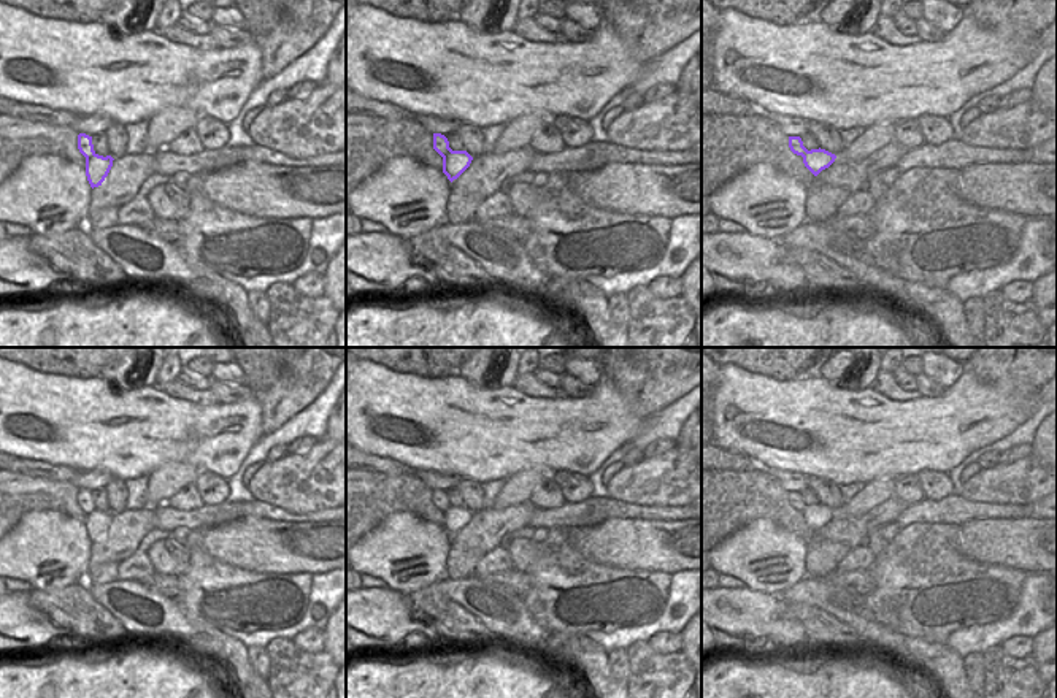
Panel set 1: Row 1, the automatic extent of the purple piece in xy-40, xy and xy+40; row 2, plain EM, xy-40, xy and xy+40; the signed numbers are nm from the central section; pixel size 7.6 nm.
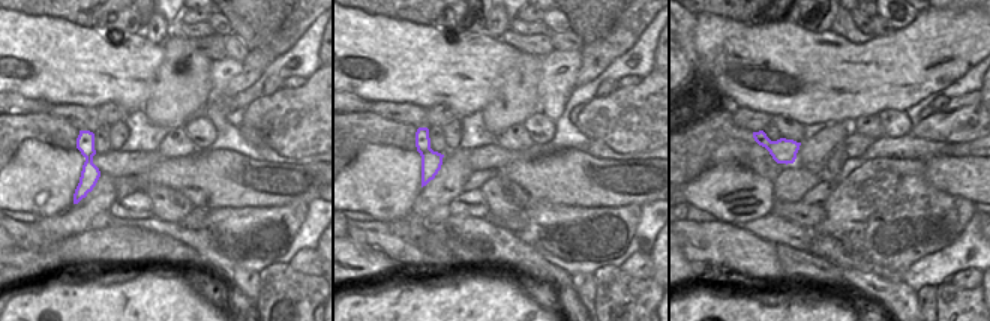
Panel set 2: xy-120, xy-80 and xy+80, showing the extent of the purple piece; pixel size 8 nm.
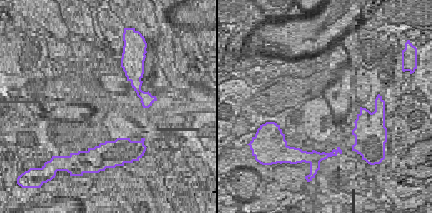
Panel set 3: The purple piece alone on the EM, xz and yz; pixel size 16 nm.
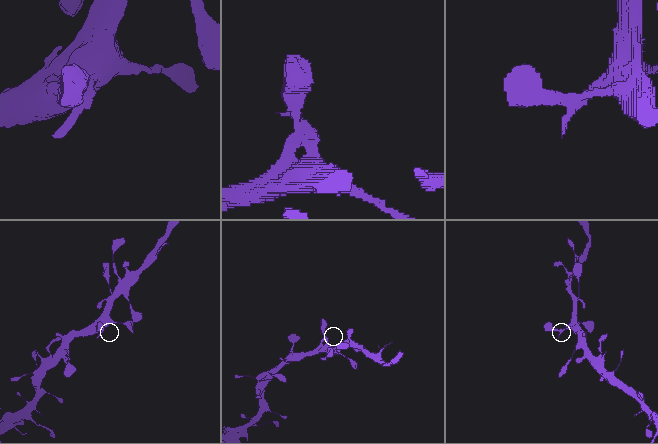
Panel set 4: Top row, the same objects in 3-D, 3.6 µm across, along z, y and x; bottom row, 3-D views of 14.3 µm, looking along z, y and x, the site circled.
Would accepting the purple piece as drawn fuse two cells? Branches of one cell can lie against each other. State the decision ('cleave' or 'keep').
keep

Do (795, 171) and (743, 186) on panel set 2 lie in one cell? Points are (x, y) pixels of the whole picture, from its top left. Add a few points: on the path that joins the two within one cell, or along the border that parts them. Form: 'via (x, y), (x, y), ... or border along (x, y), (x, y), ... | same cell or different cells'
border along (771, 182), (771, 194), (776, 198) | different cells

